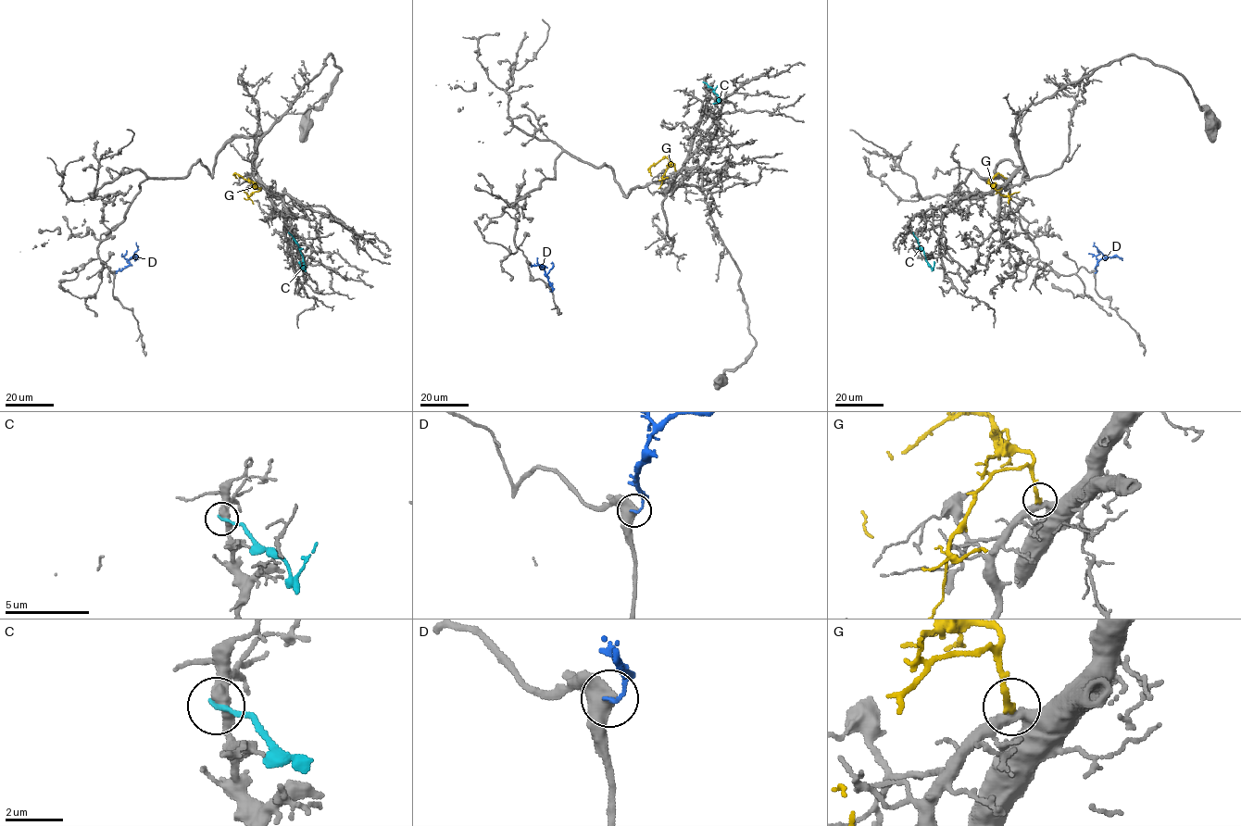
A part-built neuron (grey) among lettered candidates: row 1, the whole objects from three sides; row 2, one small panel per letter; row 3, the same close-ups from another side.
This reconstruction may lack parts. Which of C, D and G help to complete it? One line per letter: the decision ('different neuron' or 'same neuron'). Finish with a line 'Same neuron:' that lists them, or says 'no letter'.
C: different neuron
D: different neuron
G: same neuron
Same neuron: G

